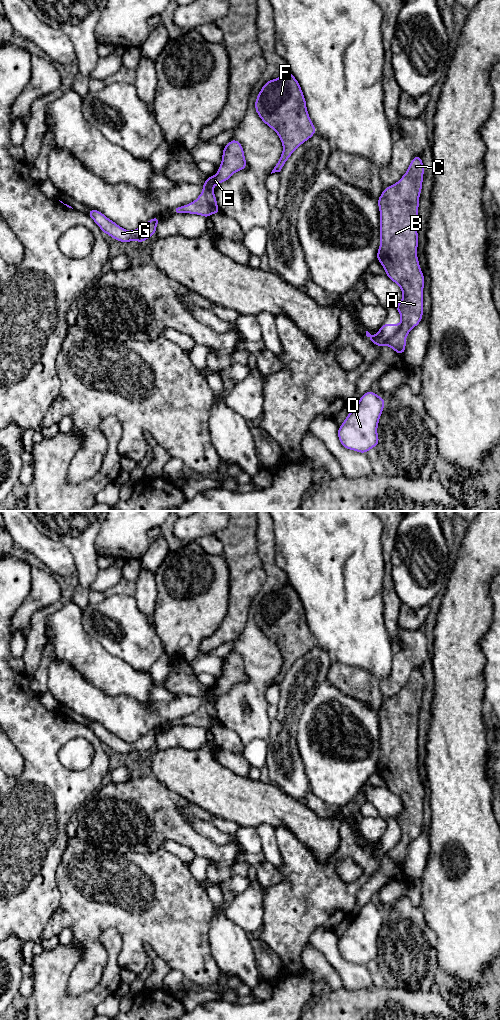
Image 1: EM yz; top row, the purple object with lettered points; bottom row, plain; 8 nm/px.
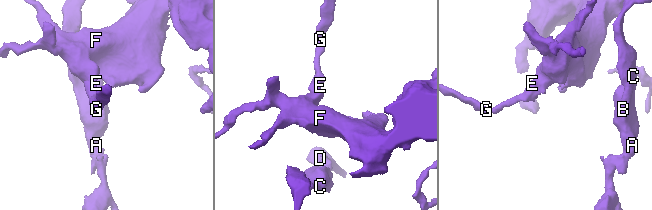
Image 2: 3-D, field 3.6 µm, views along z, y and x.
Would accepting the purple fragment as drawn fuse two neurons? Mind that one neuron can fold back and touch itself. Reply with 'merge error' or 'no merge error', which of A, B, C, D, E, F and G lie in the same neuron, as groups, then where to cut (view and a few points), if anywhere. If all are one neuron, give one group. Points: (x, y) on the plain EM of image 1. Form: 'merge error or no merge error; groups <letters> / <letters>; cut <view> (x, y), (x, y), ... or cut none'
merge error; groups A B C E F G / D; cut yz (401, 836), (400, 840), (384, 856)

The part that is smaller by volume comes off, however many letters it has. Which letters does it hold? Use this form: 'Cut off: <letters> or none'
Cut off: D

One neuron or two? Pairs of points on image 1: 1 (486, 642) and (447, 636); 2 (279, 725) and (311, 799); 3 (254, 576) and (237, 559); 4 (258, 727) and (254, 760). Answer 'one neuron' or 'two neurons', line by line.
1: two neurons
2: two neurons
3: one neuron
4: two neurons

